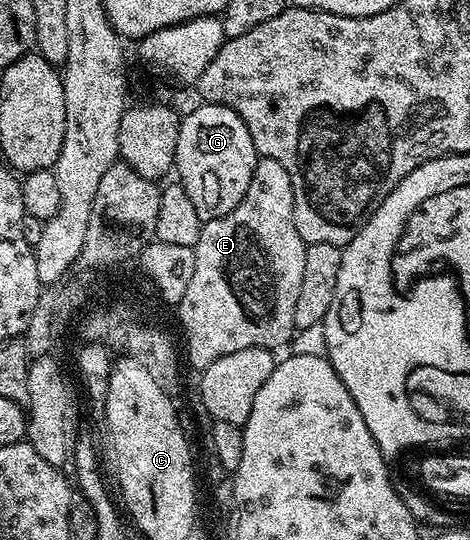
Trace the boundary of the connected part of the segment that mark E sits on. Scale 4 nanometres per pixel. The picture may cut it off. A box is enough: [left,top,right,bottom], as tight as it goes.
[178,156,306,370]

